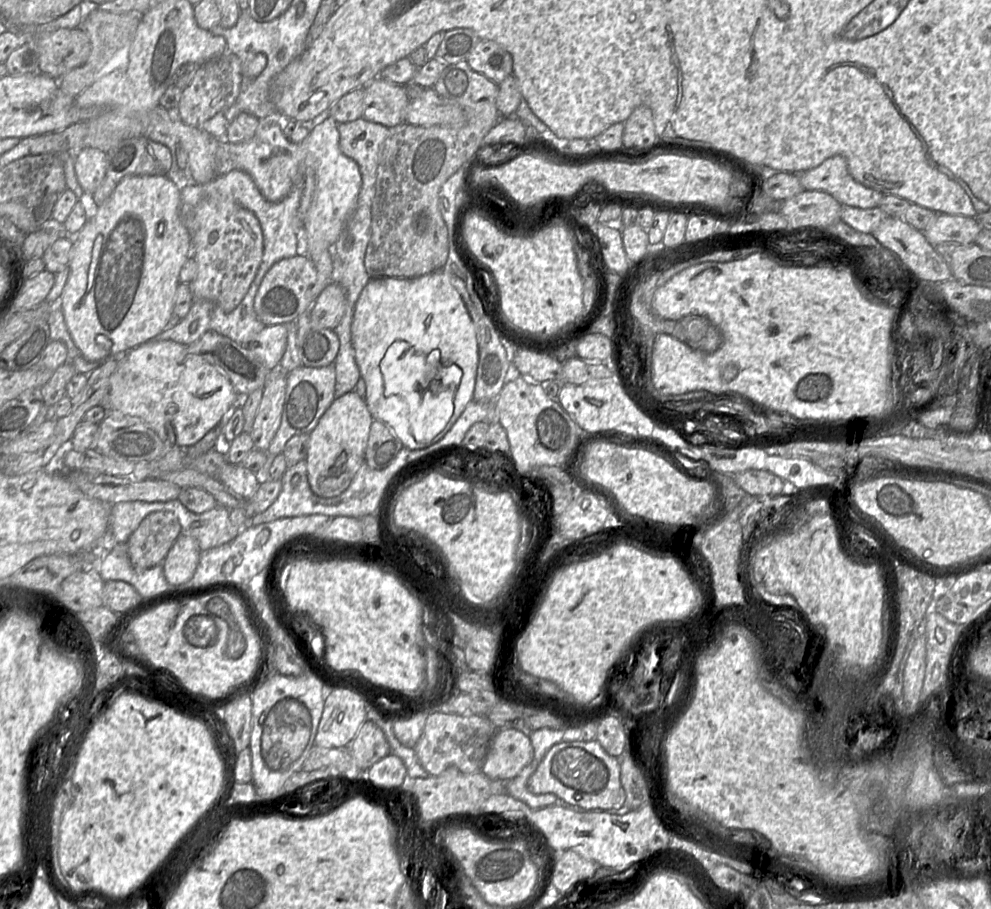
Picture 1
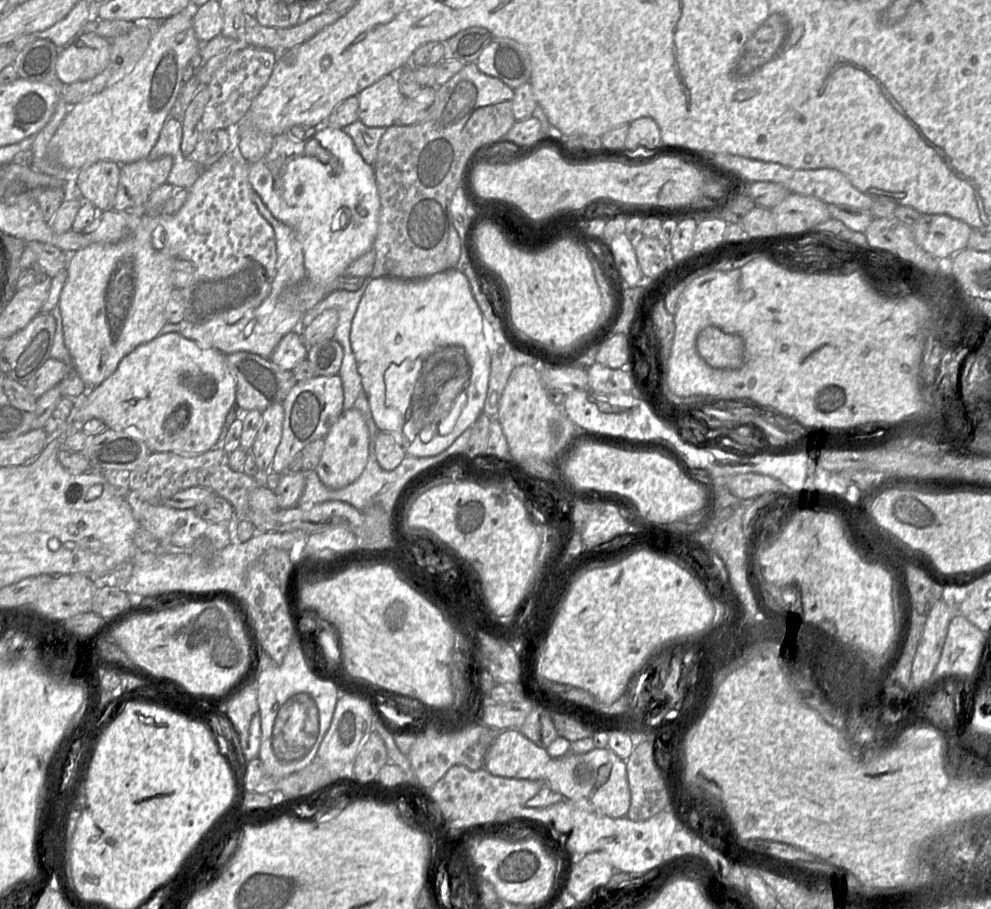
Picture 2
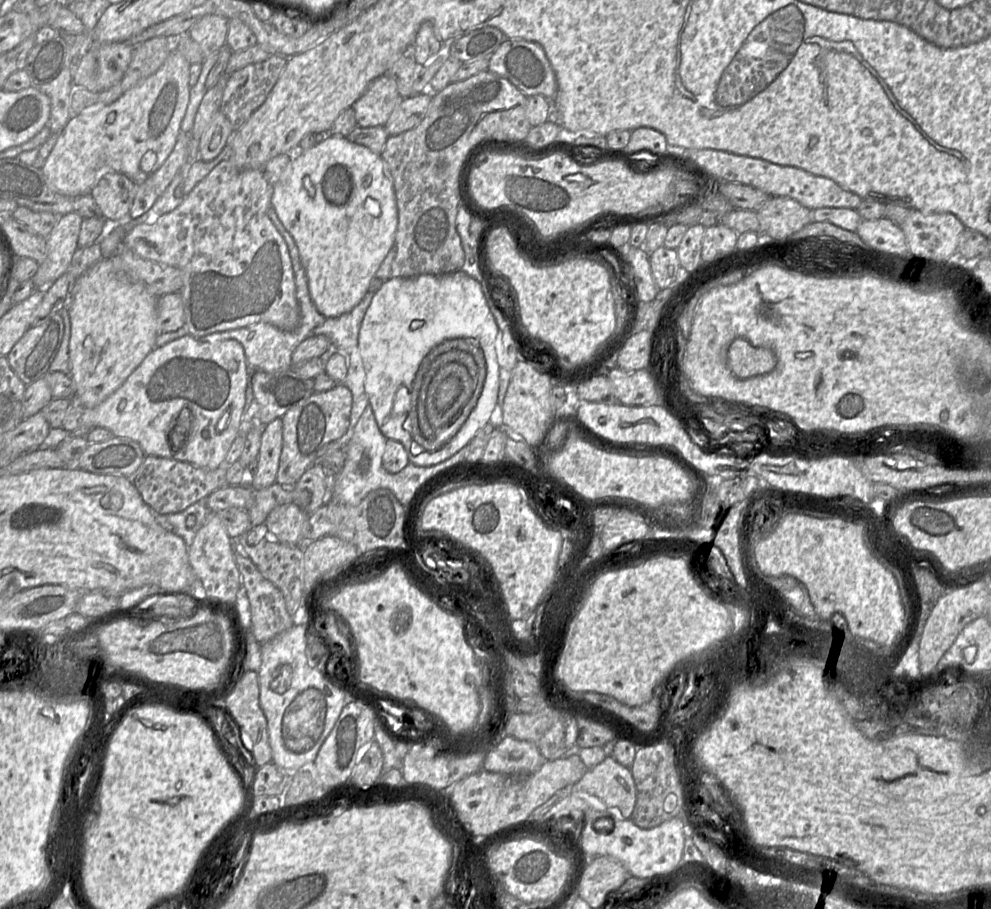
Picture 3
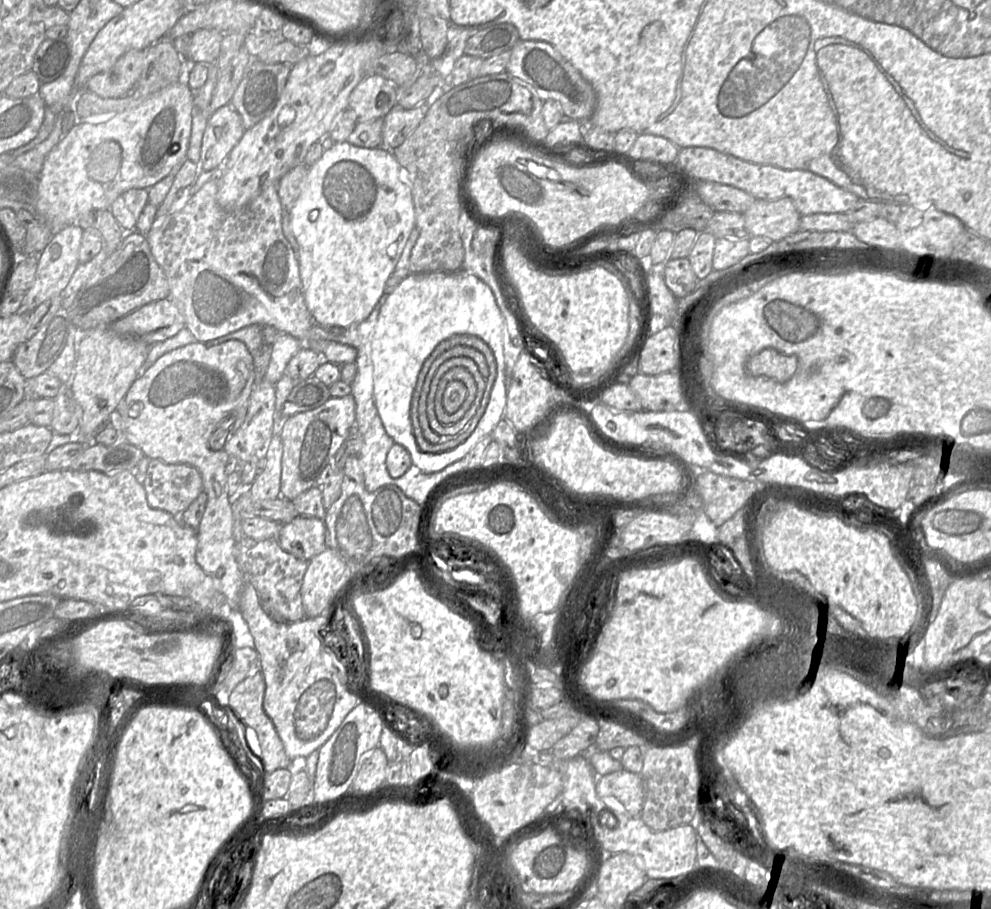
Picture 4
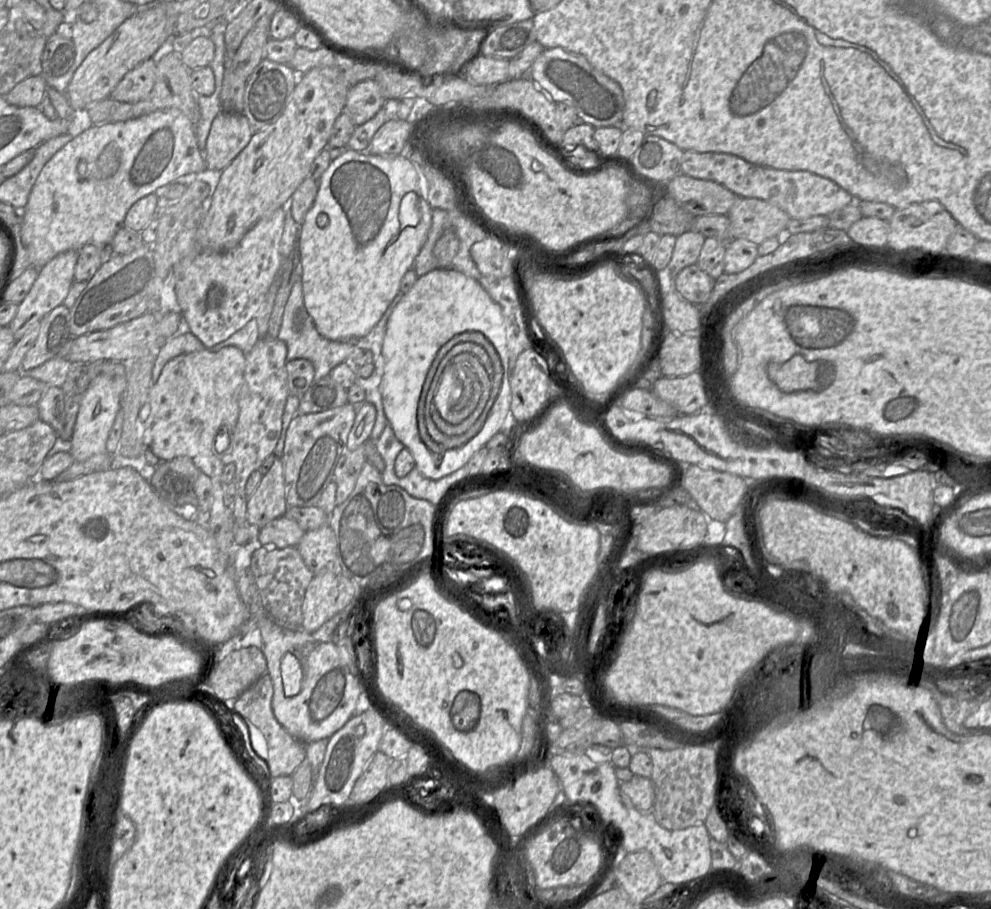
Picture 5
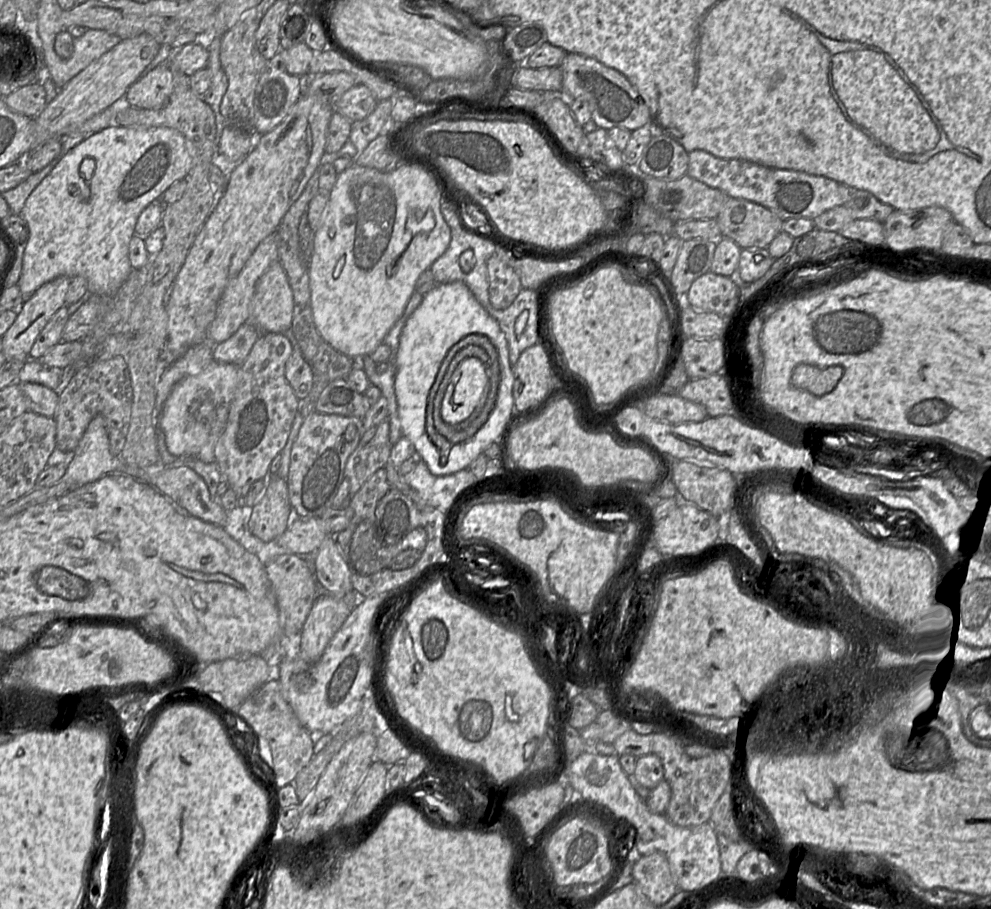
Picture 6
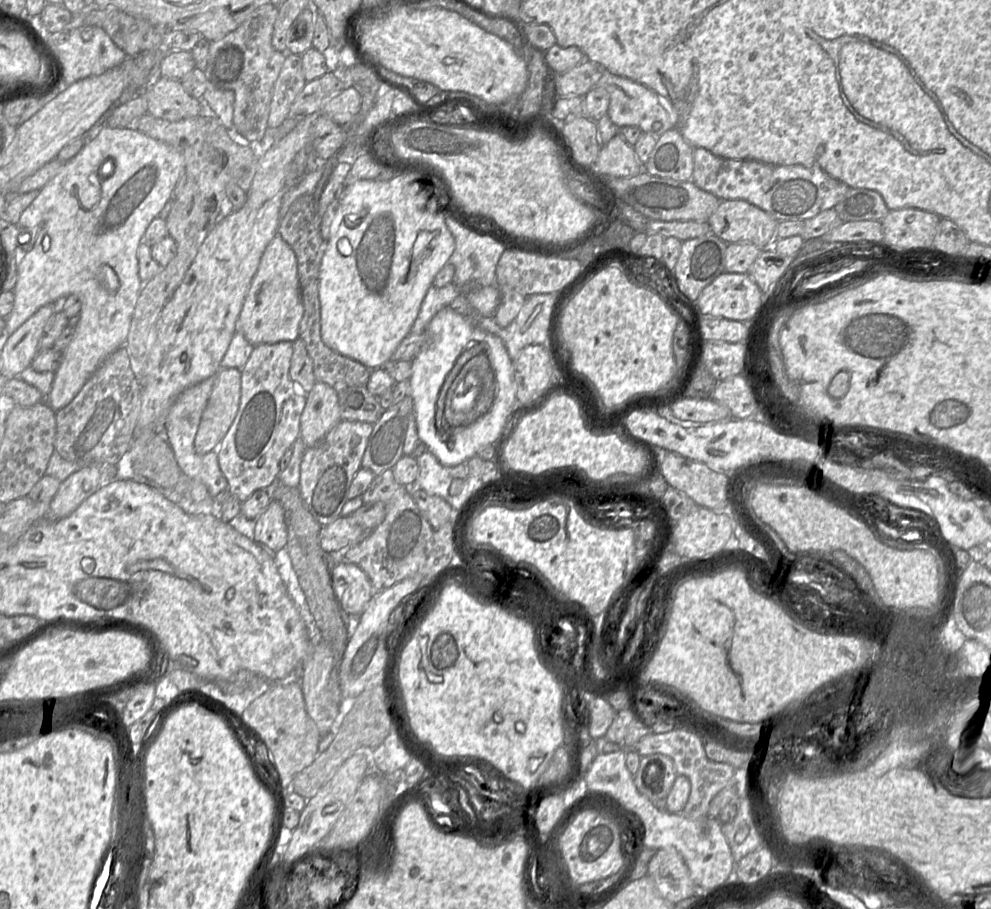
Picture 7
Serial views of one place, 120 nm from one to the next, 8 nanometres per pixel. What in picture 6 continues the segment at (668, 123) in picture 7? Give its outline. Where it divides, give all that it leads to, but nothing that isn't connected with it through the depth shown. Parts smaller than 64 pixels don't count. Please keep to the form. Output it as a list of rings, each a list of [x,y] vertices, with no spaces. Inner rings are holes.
[[[567,53],[561,65],[562,87],[560,93],[568,99],[584,99],[590,104],[591,119],[598,128],[624,128],[634,131],[644,125],[650,125],[649,108],[638,91],[628,79],[614,68],[608,67],[598,60],[580,55]]]

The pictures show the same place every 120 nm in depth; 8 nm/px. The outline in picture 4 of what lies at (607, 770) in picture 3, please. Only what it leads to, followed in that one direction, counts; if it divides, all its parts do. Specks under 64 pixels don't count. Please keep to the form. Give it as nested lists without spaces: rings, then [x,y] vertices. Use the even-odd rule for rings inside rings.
[[[621,769],[599,776],[596,784],[599,797],[614,796],[632,816],[641,816],[644,804],[644,782],[640,774]]]

